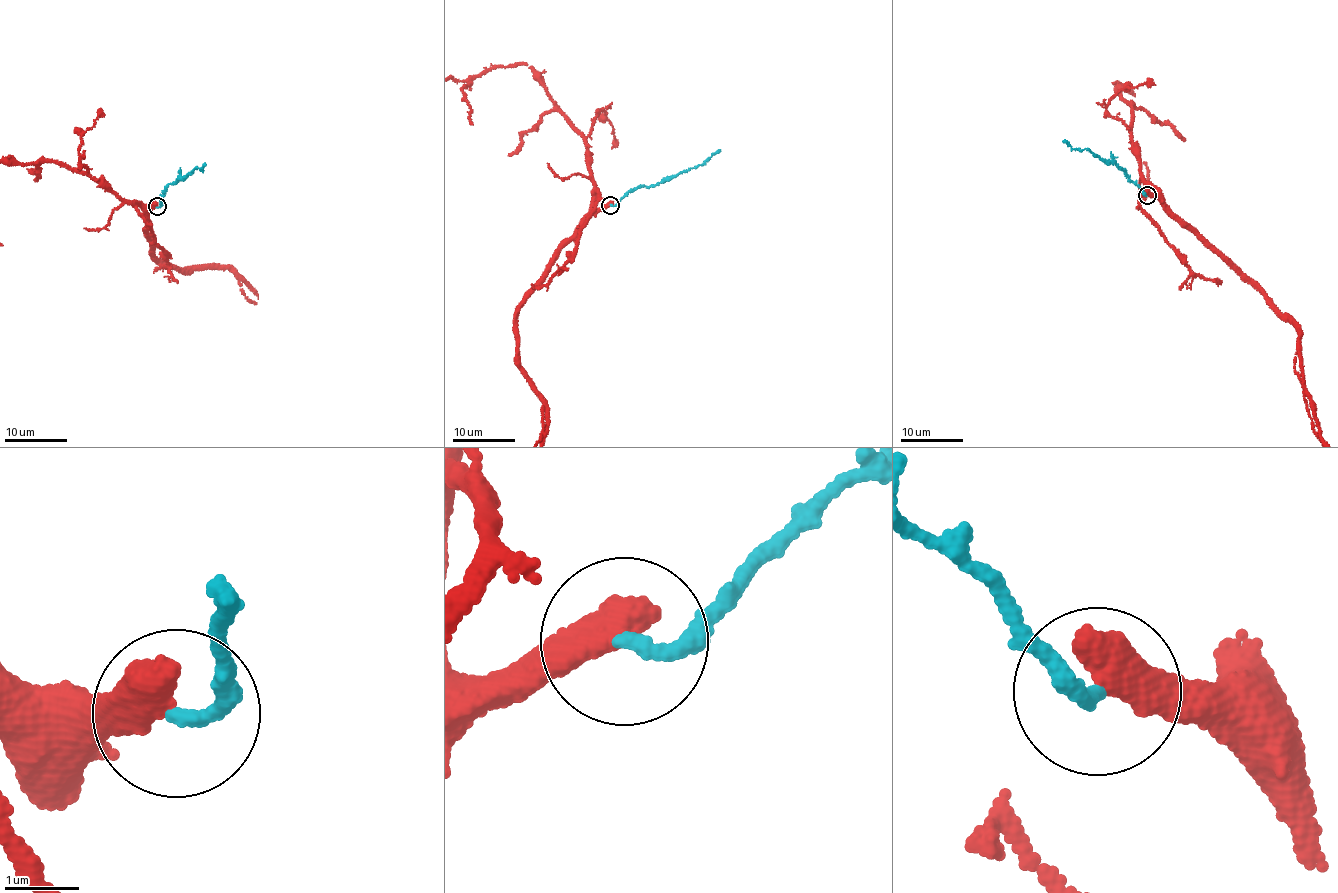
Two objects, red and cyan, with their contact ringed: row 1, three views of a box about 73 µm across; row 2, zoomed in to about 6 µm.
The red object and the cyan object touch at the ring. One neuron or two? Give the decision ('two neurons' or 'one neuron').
two neurons

